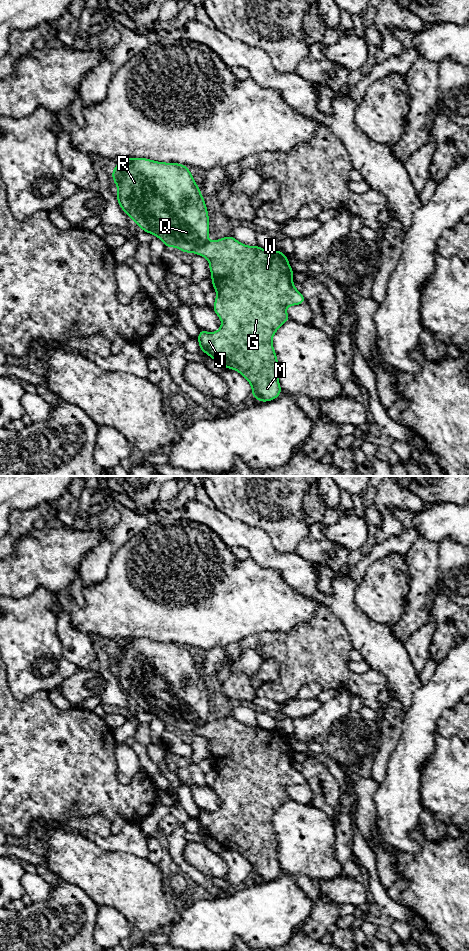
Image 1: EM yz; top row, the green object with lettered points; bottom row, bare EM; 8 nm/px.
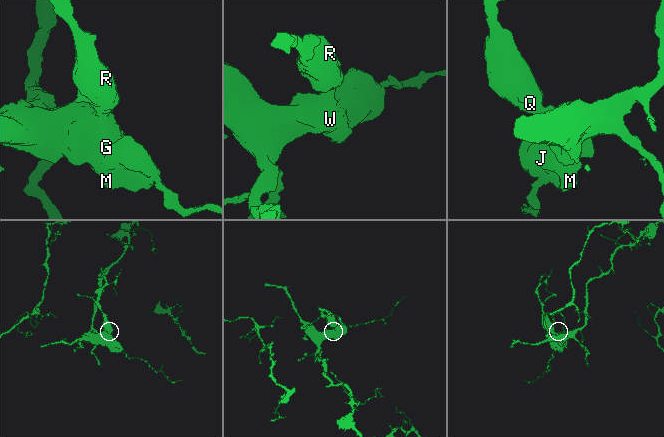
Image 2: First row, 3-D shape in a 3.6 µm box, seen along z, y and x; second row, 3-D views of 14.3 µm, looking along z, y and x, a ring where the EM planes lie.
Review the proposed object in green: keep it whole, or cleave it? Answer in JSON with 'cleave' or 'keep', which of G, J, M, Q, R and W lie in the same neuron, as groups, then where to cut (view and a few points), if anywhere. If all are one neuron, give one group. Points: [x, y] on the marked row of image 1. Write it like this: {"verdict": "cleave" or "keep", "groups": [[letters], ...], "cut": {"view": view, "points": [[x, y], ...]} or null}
{"verdict": "cleave", "groups": [["G", "J", "M", "W"], ["Q", "R"]], "cut": {"view": "yz", "points": [[208, 242], [195, 252]]}}

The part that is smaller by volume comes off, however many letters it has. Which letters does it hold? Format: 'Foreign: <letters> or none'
Foreign: Q, R

